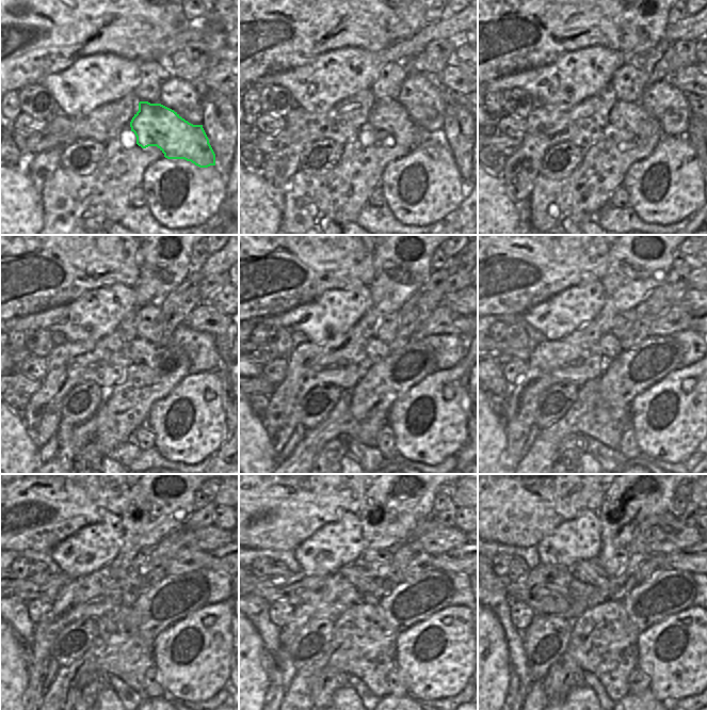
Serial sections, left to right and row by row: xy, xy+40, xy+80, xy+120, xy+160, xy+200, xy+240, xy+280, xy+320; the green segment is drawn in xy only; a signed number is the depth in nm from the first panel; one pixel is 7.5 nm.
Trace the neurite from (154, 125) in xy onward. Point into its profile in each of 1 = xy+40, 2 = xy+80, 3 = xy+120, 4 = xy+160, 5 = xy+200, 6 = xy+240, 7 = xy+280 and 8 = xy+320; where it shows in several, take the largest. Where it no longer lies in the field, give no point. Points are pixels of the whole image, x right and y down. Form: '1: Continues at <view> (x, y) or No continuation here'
1: Continues at xy+40 (388, 115)
2: Continues at xy+80 (626, 115)
3: Continues at xy+120 (142, 351)
4: Continues at xy+160 (376, 350)
5: Continues at xy+200 (610, 346)
6: Continues at xy+240 (130, 582)
7: Continues at xy+280 (356, 573)
8: Continues at xy+320 (591, 572)

